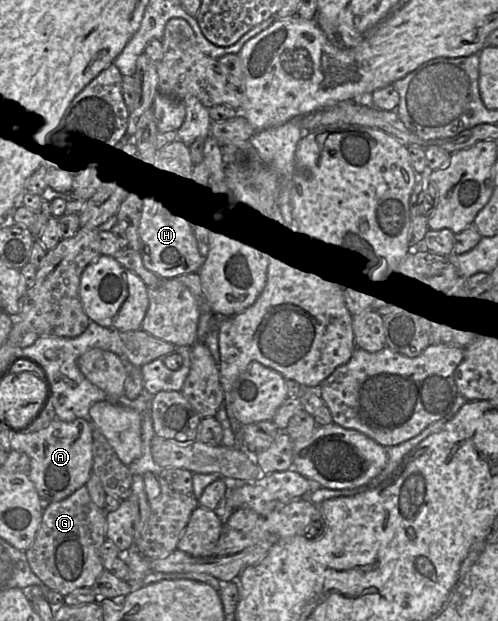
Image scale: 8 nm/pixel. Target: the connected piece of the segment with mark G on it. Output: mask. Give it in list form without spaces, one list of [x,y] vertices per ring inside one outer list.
[[[85,485],[65,499],[51,502],[43,511],[32,545],[25,551],[33,573],[64,597],[76,589],[93,587],[104,570],[100,549],[107,538],[106,515],[107,512],[92,501]]]

